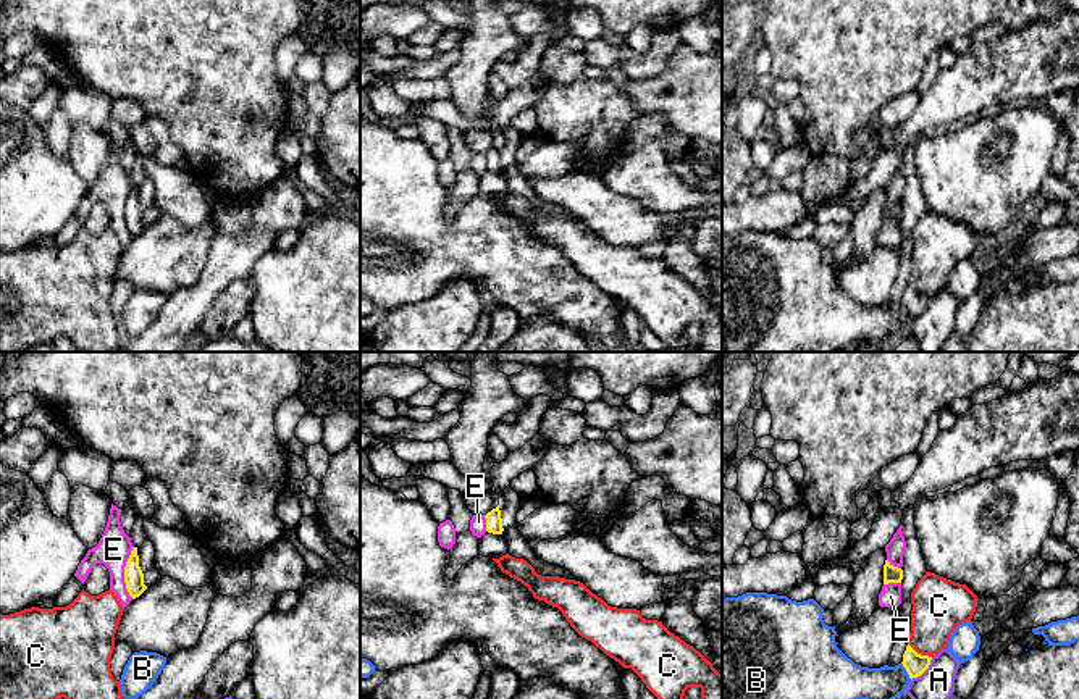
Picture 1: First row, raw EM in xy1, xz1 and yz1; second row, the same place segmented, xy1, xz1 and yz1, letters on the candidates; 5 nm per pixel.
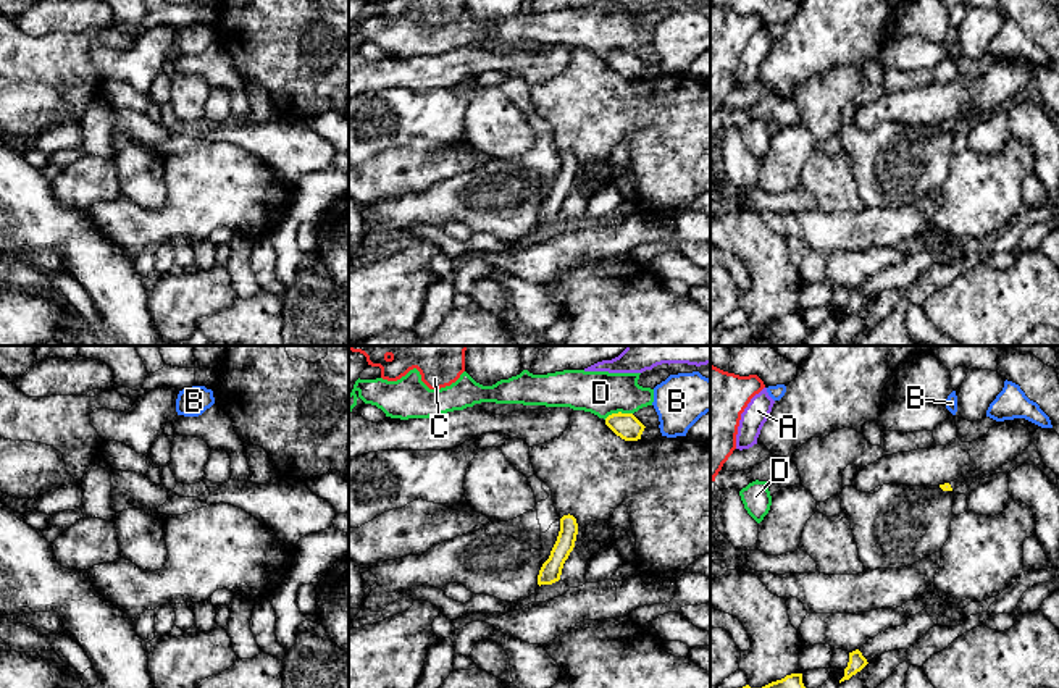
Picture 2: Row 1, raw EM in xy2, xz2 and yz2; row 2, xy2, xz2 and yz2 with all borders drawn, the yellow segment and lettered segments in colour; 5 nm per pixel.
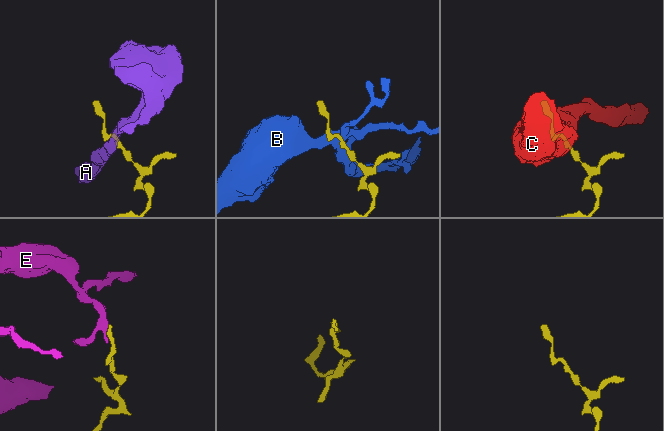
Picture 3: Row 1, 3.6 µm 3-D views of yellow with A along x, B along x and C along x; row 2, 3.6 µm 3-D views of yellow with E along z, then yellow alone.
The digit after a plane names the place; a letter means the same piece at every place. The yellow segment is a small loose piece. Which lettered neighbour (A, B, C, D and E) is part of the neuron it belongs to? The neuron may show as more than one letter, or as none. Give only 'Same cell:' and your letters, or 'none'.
Same cell: none

